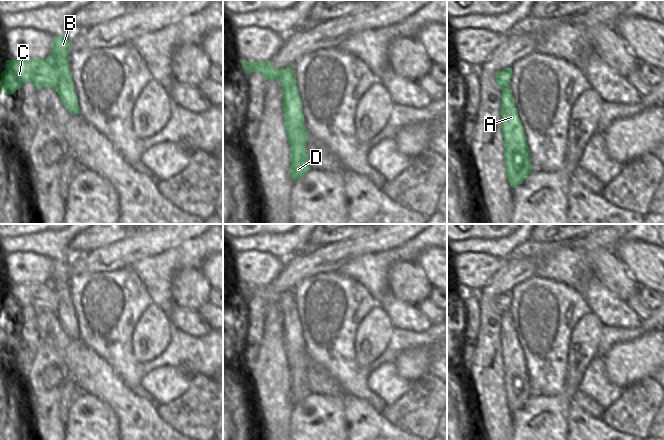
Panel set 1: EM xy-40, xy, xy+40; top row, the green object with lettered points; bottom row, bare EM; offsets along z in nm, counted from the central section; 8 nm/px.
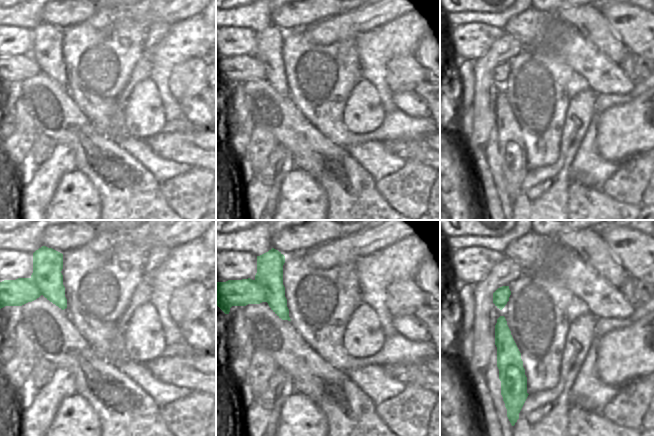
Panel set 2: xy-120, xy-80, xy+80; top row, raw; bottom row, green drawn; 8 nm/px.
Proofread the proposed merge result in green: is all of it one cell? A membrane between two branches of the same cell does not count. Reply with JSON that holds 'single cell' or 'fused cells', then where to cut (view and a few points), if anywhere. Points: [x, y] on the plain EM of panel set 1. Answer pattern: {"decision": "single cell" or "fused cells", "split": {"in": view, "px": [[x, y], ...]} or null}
{"decision": "fused cells", "split": {"in": "xy-40", "px": [[46, 283], [57, 298], [56, 313]]}}

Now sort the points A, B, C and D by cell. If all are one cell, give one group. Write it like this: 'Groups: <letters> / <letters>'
Groups: A B D / C

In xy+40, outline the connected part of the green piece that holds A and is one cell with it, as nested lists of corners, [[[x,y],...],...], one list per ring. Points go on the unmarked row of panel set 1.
[[[502,312],[500,339],[502,341],[506,399],[510,410],[515,412],[522,408],[532,396],[532,389],[524,351],[520,345],[510,312]]]

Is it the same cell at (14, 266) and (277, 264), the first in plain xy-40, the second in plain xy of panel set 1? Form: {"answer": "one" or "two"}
{"answer": "one"}

